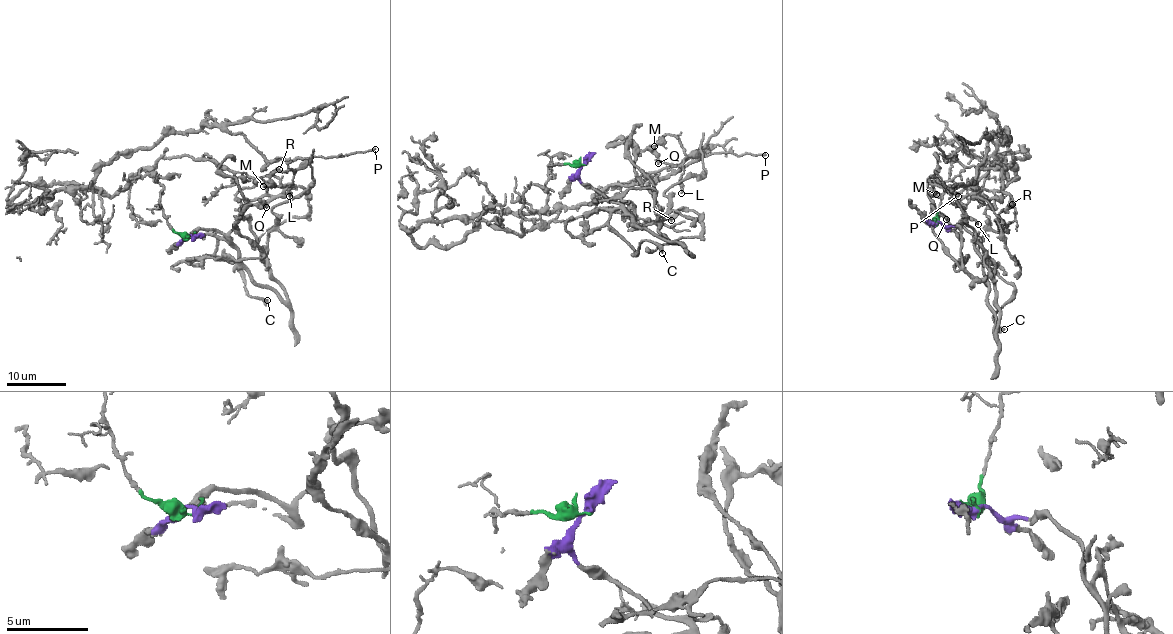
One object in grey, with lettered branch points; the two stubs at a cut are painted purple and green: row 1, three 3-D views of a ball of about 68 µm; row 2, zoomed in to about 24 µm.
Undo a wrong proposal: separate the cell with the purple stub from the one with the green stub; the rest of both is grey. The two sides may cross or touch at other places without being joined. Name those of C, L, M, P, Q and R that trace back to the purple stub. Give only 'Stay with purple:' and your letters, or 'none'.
Stay with purple: C, Q

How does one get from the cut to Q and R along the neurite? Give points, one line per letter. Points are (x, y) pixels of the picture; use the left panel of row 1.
Q: (192, 237), (205, 228), (219, 232), (249, 276), (284, 301), (242, 213), (256, 203), (266, 207)
R: (192, 237), (173, 229), (159, 202), (163, 188), (148, 173), (161, 158), (211, 160), (250, 177), (279, 170)

